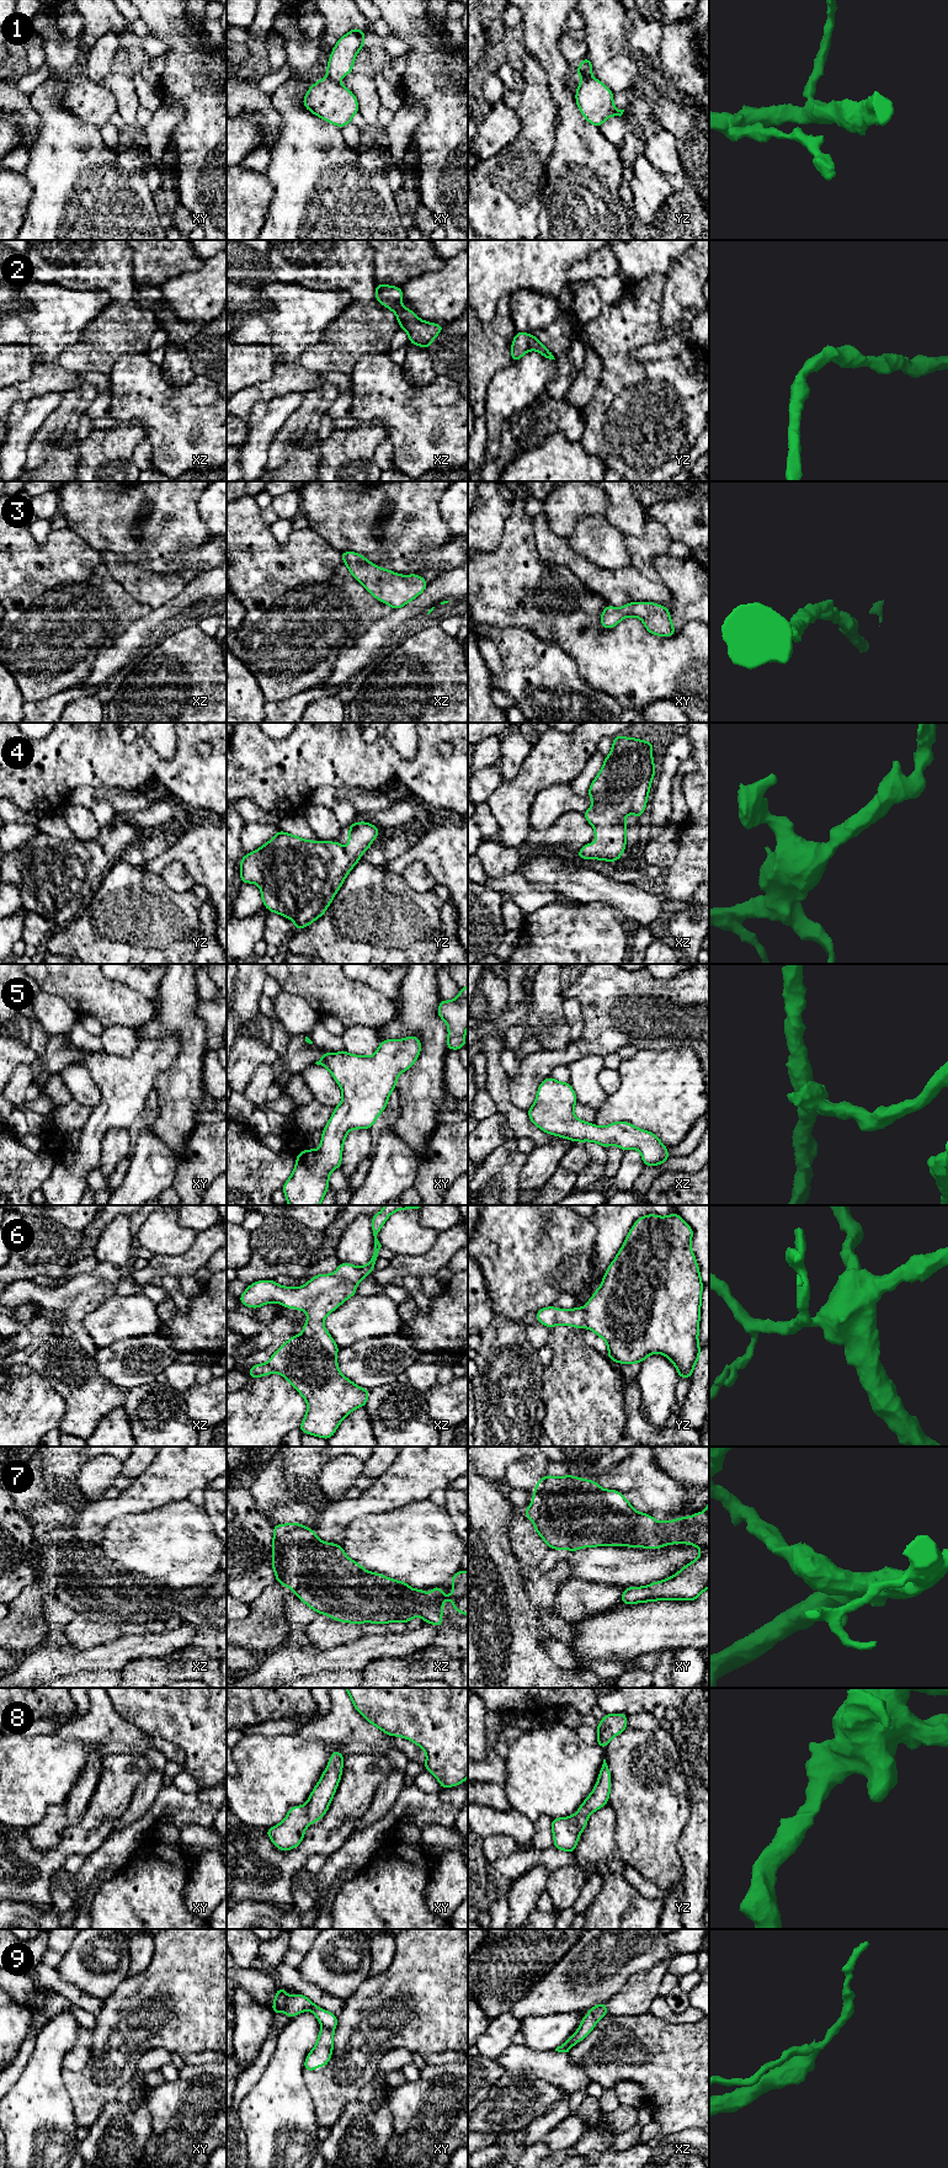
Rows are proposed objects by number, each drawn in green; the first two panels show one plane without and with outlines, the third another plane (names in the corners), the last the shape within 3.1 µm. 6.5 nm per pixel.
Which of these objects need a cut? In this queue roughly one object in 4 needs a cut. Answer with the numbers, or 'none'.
1, 9

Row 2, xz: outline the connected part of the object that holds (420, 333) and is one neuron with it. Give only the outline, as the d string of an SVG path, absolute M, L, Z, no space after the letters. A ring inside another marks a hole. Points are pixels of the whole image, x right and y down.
M376 284L374 292L374 298L395 313L400 329L405 330L409 335L410 343L430 348L432 340L444 329L443 325L420 320L412 310L406 309L400 303L403 299L400 287Z

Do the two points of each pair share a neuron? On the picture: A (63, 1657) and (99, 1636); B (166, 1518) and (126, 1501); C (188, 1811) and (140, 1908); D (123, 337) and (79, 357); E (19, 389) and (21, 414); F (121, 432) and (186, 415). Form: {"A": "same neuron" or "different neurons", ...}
{"A": "different neurons", "B": "different neurons", "C": "different neurons", "D": "same neuron", "E": "different neurons", "F": "different neurons"}

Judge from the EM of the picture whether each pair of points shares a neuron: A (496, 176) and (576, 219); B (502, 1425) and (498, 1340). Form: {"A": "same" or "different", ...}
{"A": "different", "B": "same"}

